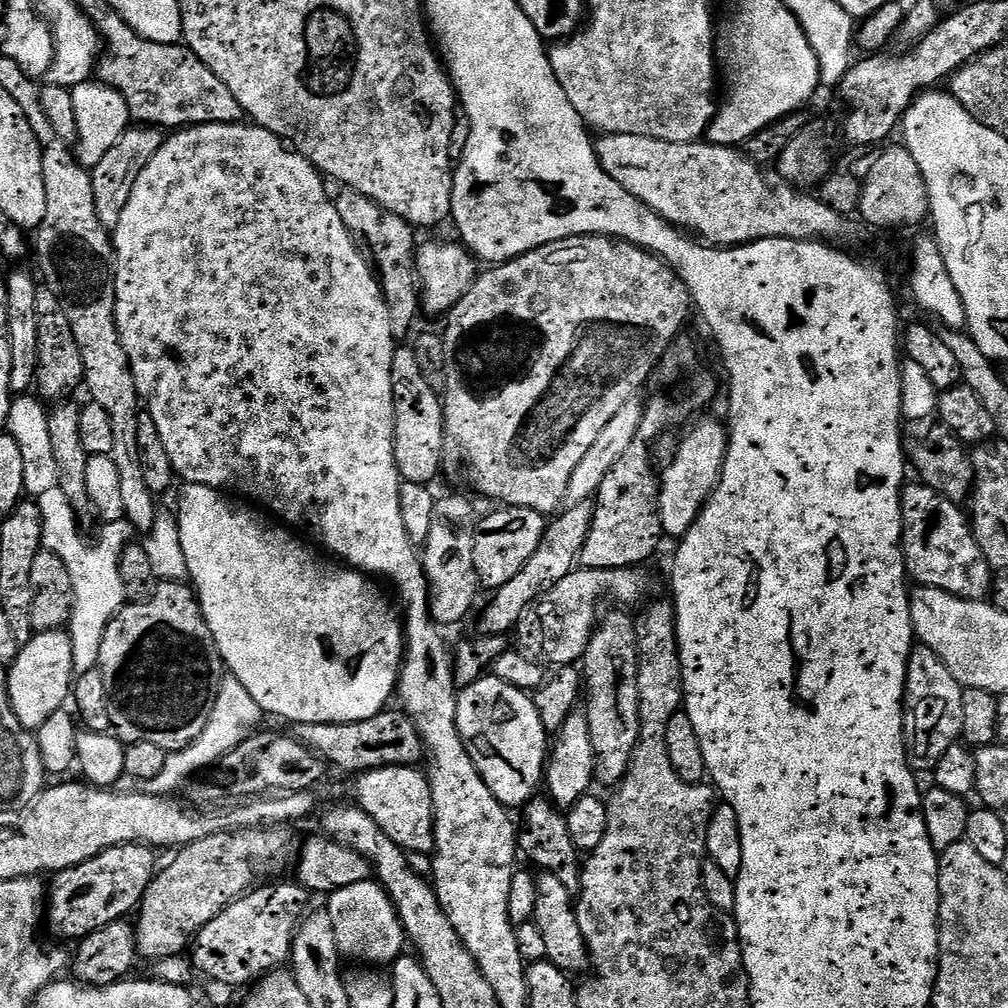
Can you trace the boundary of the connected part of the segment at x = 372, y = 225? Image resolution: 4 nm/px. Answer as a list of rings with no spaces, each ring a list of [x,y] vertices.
[[[344,188],[340,193],[335,193],[334,199],[338,218],[342,218],[354,246],[360,251],[364,261],[372,265],[372,272],[380,283],[386,310],[390,310],[390,326],[394,338],[397,342],[407,341],[404,339],[407,338],[416,315],[421,315],[422,312],[422,294],[418,289],[416,274],[417,233],[401,216],[378,206],[378,202],[366,198],[366,194],[358,194],[358,190]]]

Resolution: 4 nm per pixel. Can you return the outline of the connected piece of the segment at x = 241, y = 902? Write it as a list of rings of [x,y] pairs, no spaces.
[[[264,882],[253,887],[198,930],[191,941],[190,959],[193,969],[199,975],[201,972],[205,981],[217,980],[240,990],[243,984],[251,985],[291,961],[296,931],[310,911],[310,893],[298,882],[276,883],[280,882]]]

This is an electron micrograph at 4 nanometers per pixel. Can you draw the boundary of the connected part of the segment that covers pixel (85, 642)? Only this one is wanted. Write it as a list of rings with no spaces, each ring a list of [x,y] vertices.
[[[60,488],[49,490],[38,497],[42,510],[43,547],[49,552],[58,554],[62,562],[66,562],[66,570],[70,570],[70,578],[74,582],[74,598],[76,604],[72,608],[72,618],[66,631],[72,637],[74,650],[73,673],[93,671],[99,665],[102,638],[106,634],[106,626],[116,613],[124,607],[124,587],[122,574],[118,570],[108,572],[108,555],[119,558],[124,547],[133,539],[134,529],[127,520],[119,520],[110,525],[112,540],[108,536],[100,536],[96,544],[87,544],[81,525],[78,523],[76,511],[66,502],[66,494]]]

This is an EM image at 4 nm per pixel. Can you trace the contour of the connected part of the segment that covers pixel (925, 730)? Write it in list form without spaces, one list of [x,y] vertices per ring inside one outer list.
[[[913,647],[904,683],[904,752],[913,772],[935,773],[938,762],[942,762],[942,754],[961,739],[963,693],[954,674],[946,670],[946,662],[942,662],[934,650]]]

